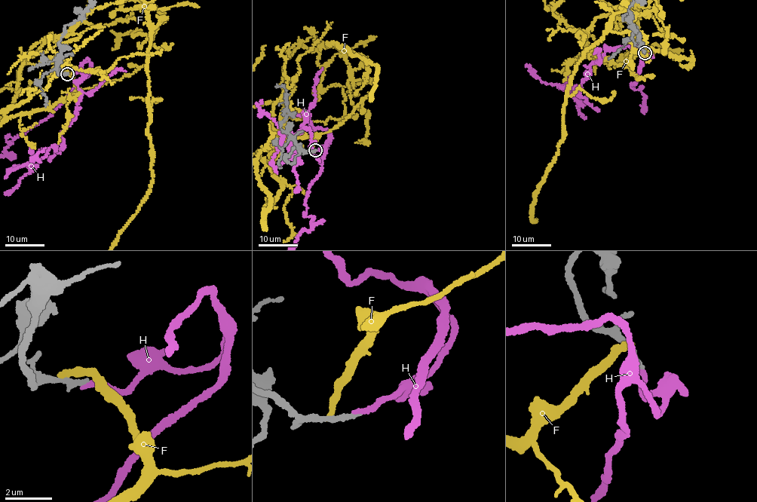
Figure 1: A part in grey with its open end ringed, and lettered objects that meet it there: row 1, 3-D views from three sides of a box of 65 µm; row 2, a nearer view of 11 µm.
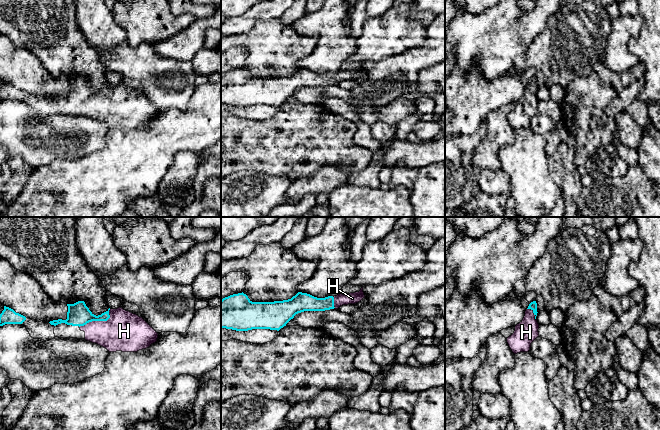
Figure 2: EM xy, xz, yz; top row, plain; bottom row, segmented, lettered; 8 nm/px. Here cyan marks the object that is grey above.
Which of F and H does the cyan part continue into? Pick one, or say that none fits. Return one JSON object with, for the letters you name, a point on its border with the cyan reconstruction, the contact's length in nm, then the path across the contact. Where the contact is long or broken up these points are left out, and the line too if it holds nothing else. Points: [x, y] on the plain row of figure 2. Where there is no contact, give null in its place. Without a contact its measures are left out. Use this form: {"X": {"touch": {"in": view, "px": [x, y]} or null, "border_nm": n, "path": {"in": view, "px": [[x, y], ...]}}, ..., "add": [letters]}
{"H": {"touch": {"in": "xy", "px": [98, 96]}, "border_nm": 300, "path": {"in": "xy", "px": [[78, 90], [86, 96], [98, 96], [107, 105], [124, 107]]}}, "add": ["H"]}

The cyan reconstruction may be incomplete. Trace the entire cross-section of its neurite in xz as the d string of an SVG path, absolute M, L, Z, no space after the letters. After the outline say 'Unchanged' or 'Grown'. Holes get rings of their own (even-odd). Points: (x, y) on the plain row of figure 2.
M363 63L359 68L350 70L338 70L317 74L307 69L298 68L291 75L274 78L252 78L246 70L238 69L225 73L221 76L221 104L236 107L248 107L252 105L270 105L279 107L294 94L298 89L304 87L325 87L338 85L342 81L355 80L365 74Z. Grown

